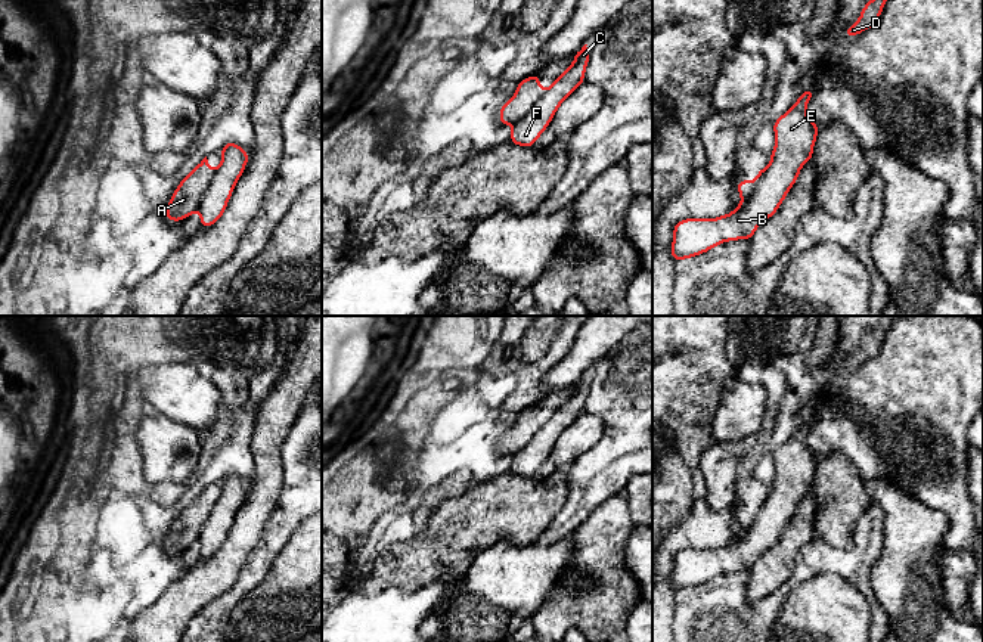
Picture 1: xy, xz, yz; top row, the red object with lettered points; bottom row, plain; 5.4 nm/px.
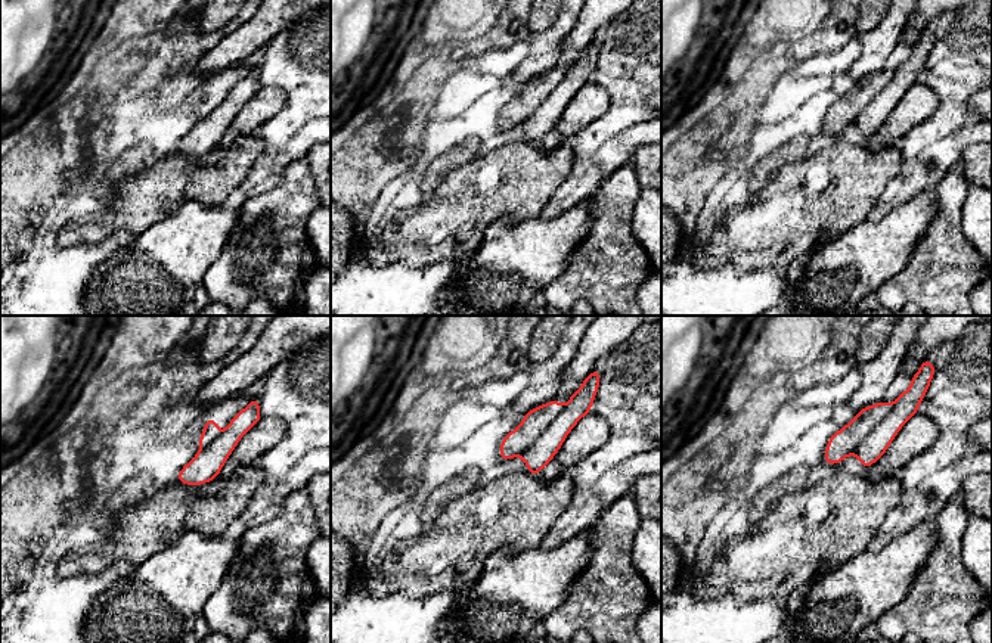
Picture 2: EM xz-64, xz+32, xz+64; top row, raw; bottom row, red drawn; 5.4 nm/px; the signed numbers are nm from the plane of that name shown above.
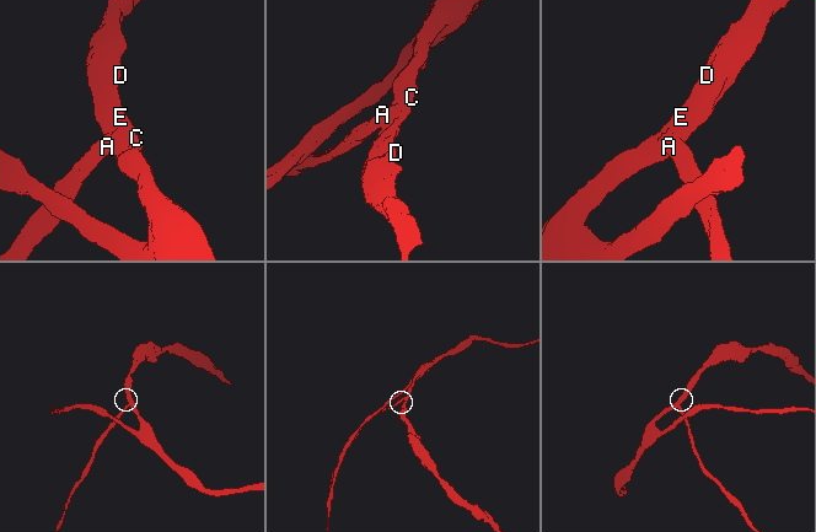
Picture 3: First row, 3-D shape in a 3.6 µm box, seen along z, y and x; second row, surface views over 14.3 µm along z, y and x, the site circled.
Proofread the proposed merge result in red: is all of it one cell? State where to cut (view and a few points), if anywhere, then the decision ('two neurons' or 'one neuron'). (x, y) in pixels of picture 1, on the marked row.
cut in xy along (217, 168), (197, 210); two neurons

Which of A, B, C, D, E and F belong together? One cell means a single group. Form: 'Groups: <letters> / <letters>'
Groups: A / B C D E F

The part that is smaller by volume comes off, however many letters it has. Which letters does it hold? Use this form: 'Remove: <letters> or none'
Remove: A

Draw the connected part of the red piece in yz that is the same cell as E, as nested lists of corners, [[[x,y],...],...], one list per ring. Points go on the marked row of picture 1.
[[[813,89],[801,92],[797,102],[773,121],[775,148],[769,155],[770,162],[748,199],[726,215],[683,218],[673,226],[672,258],[682,261],[728,241],[750,241],[756,229],[776,214],[801,167],[813,158],[819,125],[806,112],[813,94]]]

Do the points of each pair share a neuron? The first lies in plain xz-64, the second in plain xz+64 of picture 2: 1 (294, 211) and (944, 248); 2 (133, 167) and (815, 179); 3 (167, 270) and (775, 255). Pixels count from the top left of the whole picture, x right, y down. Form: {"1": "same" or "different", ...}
{"1": "same", "2": "different", "3": "different"}

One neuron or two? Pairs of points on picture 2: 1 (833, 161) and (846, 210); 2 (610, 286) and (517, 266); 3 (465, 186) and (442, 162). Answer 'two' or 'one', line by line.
1: one
2: two
3: two

